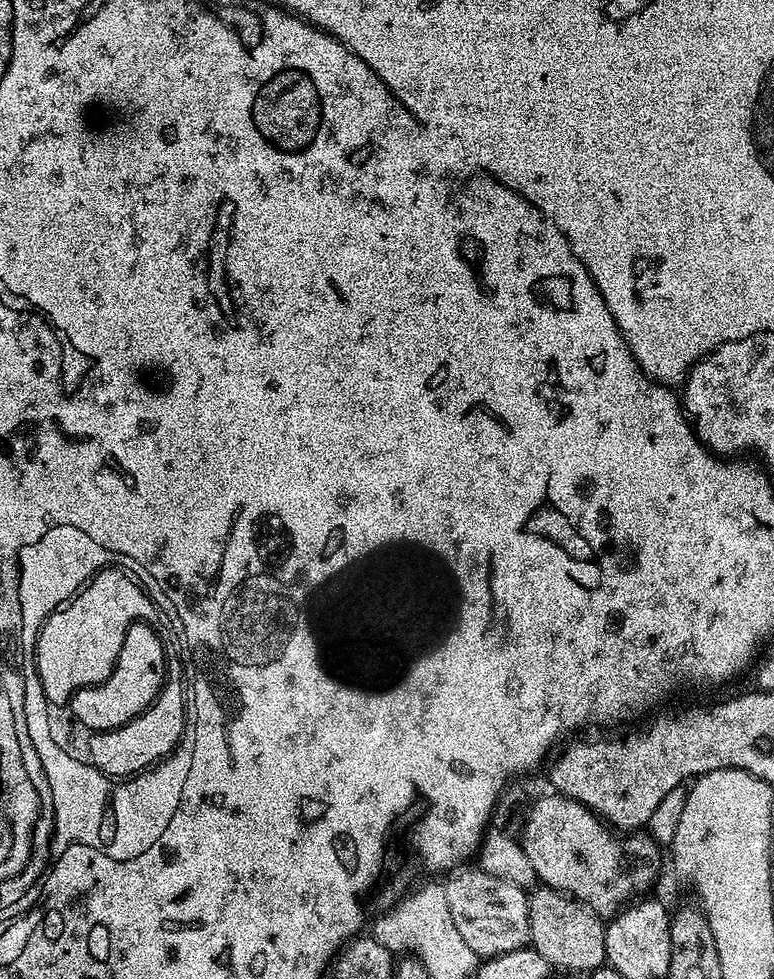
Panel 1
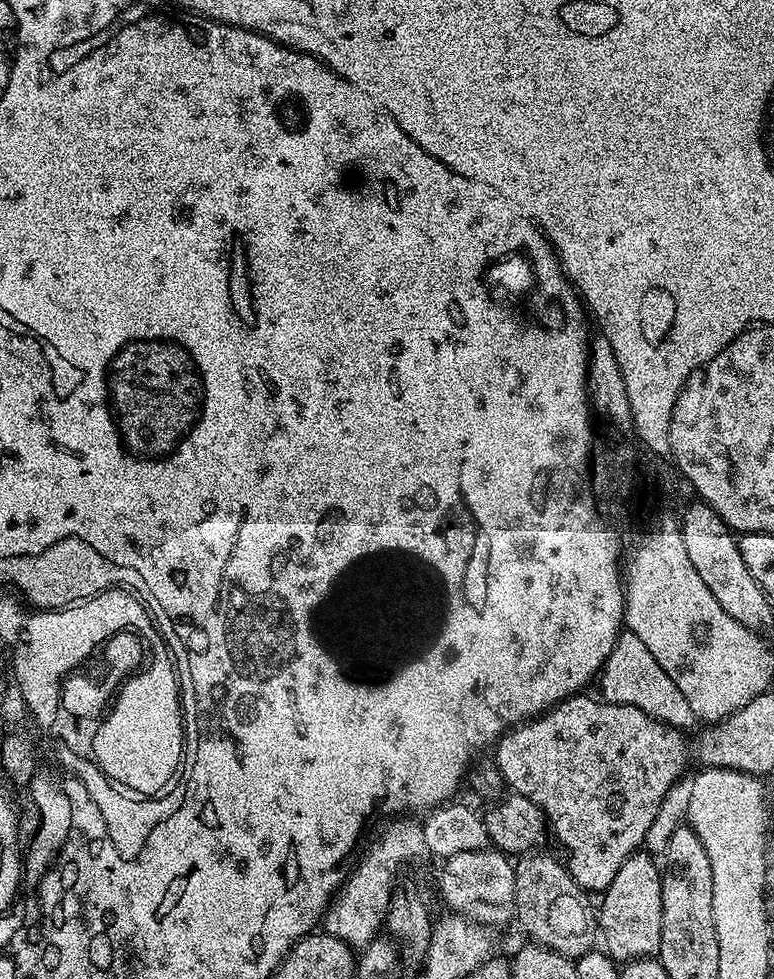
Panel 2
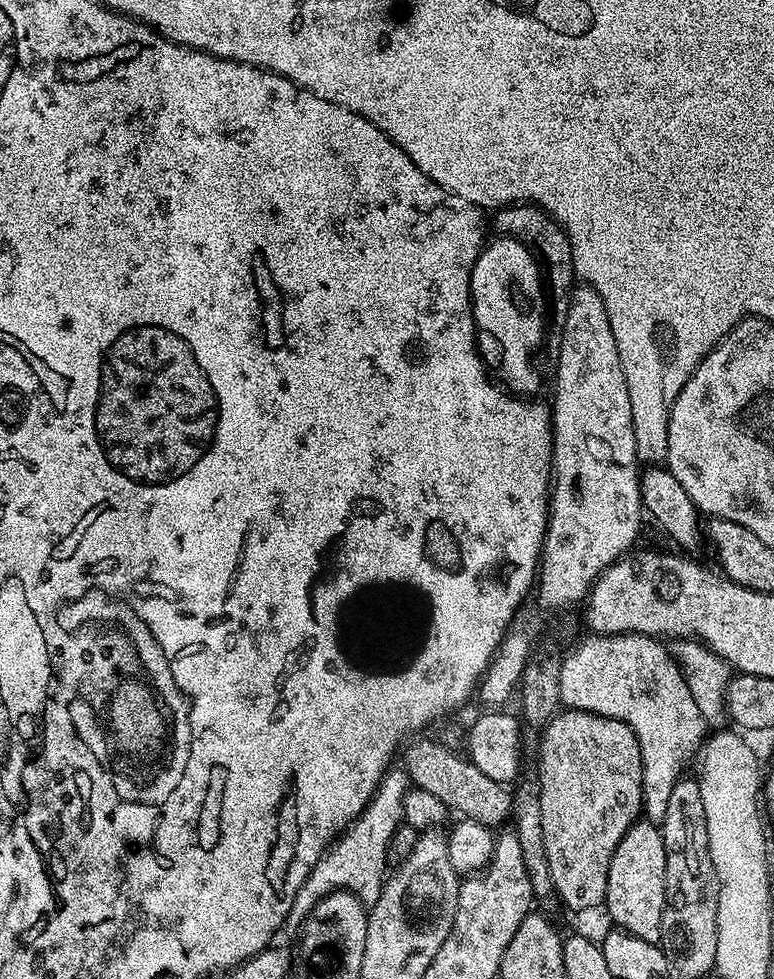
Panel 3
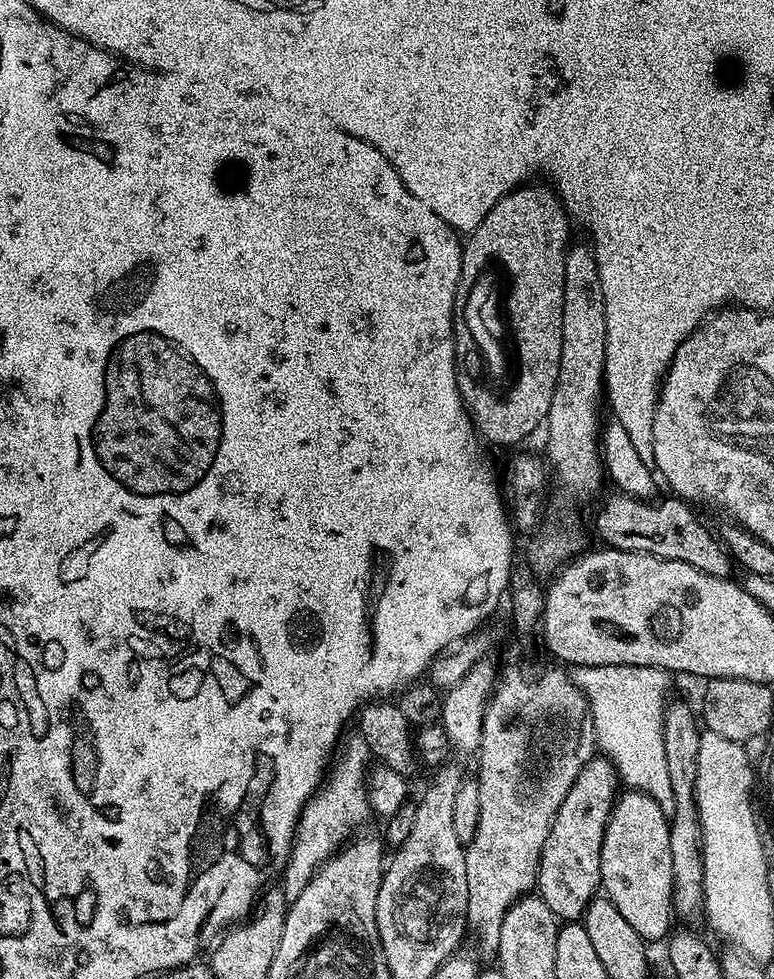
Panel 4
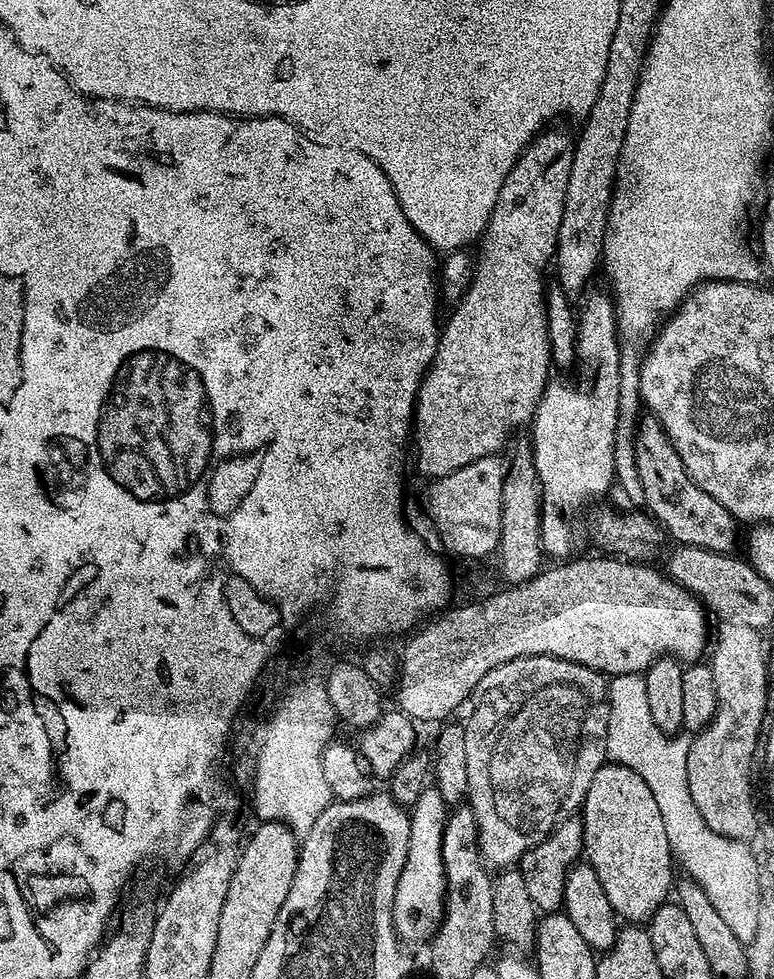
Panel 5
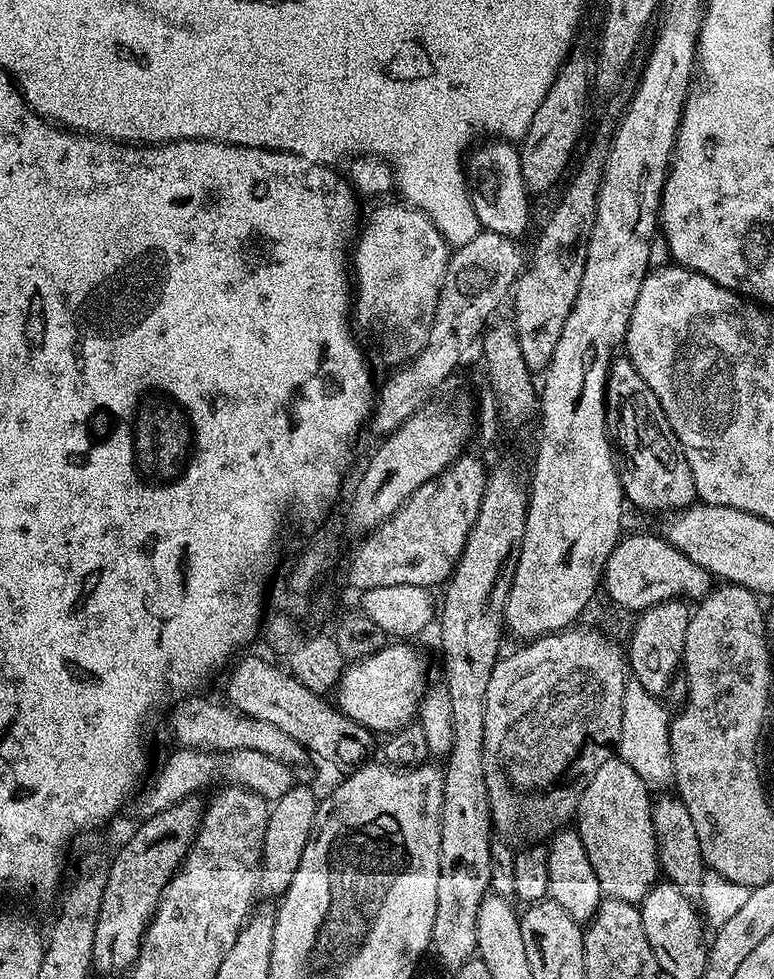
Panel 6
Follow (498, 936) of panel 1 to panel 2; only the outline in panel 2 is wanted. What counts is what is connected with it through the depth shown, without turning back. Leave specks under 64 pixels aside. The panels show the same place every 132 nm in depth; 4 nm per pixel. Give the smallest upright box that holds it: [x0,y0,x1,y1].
[440,846,516,926]

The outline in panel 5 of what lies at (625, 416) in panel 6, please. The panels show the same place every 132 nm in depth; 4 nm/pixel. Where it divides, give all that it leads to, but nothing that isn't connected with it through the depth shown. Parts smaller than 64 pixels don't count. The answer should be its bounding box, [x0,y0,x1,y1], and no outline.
[634,414,736,553]

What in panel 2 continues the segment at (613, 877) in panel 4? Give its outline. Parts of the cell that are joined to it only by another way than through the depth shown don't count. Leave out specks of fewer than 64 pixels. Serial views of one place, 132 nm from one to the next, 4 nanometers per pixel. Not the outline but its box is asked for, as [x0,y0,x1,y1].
[598,850,662,962]

